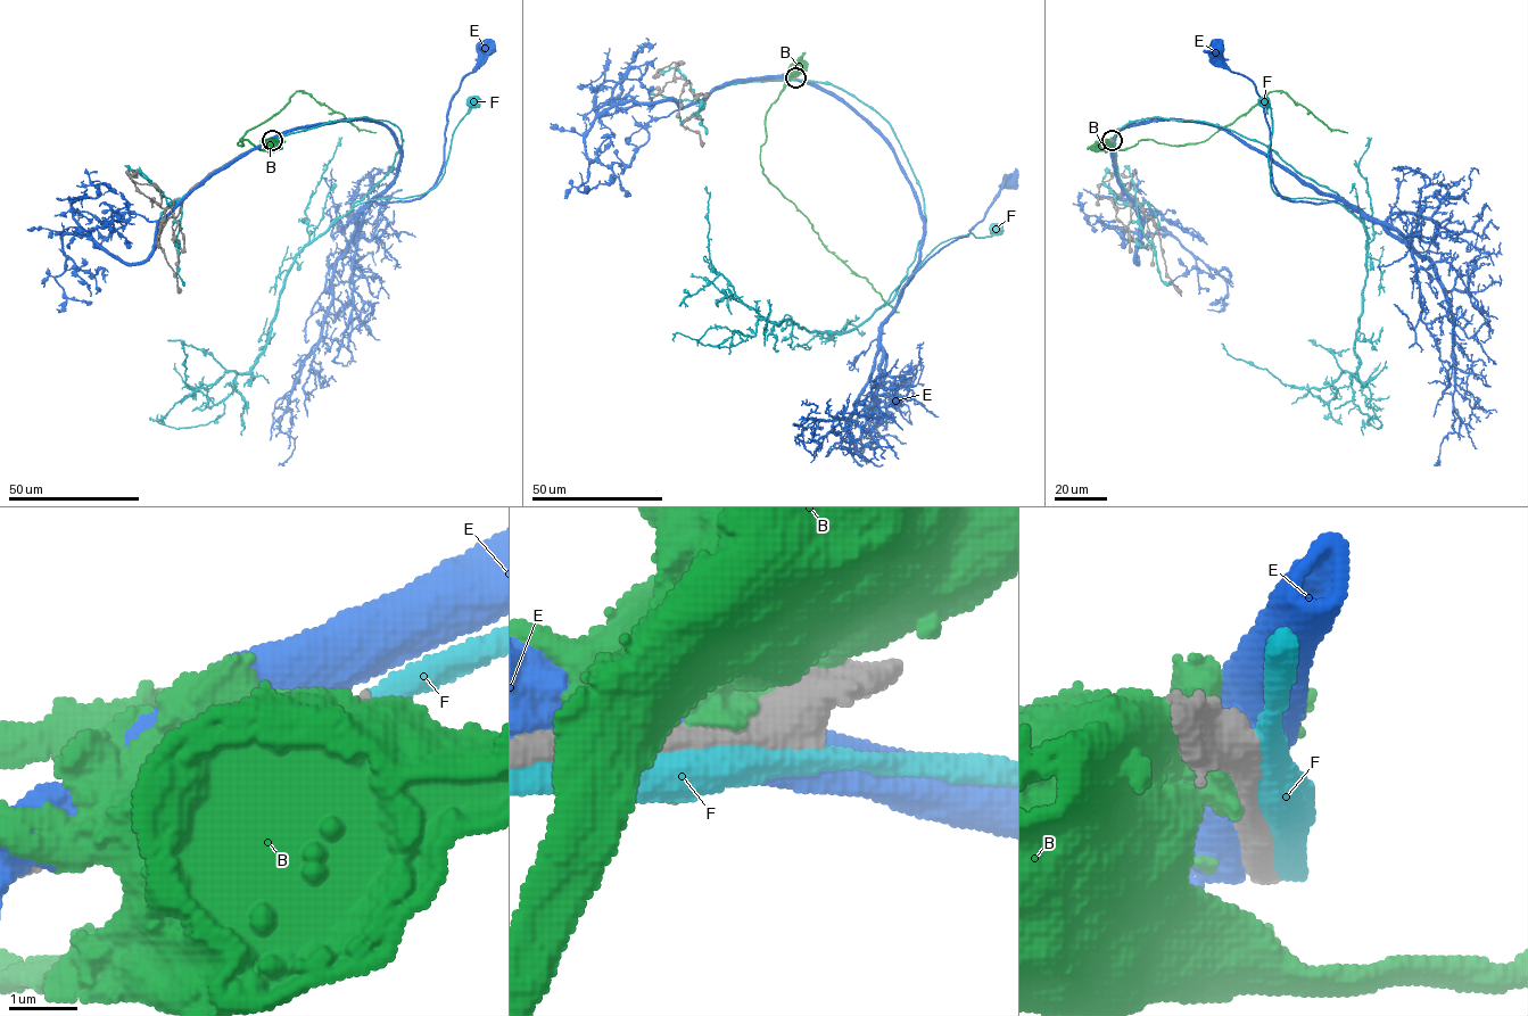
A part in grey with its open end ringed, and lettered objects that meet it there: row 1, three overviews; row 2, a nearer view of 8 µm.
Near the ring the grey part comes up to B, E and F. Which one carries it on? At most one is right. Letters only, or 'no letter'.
no letter

